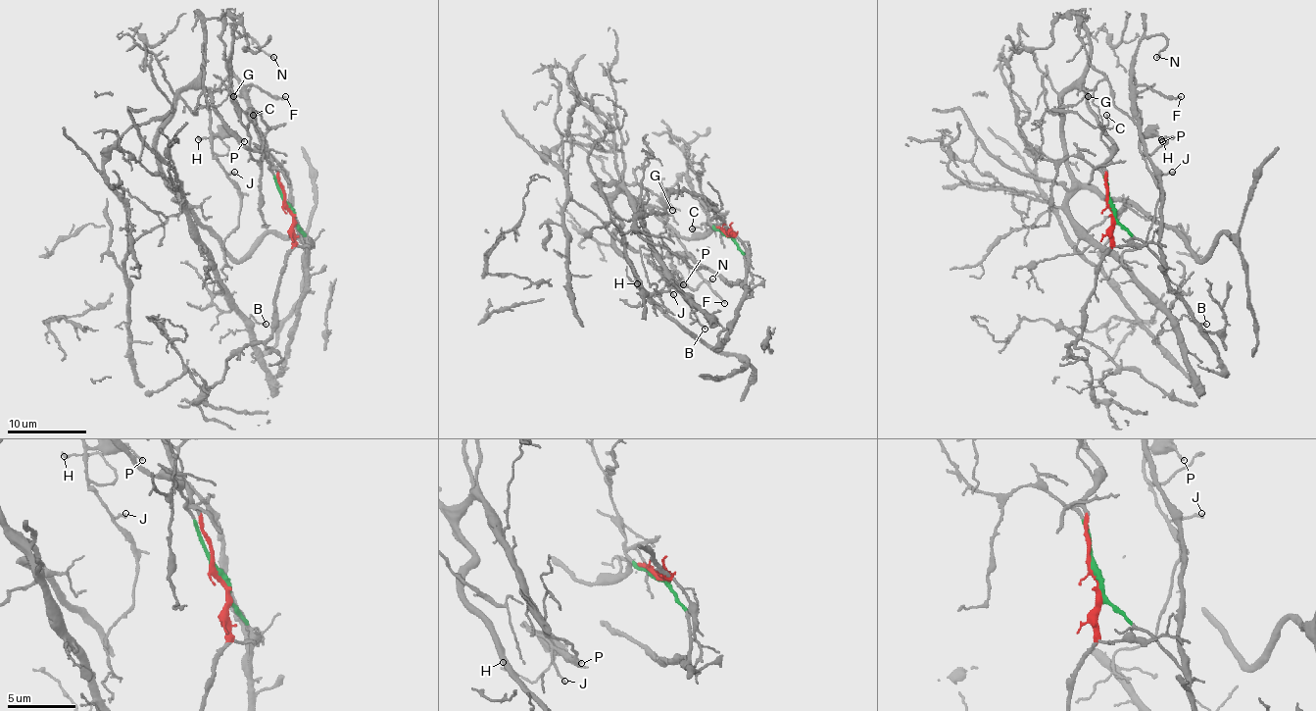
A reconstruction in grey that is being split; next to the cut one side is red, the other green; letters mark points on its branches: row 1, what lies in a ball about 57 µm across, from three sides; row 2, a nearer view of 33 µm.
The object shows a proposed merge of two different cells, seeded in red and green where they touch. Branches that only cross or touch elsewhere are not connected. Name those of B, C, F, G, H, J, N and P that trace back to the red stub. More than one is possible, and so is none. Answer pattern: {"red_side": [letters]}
{"red_side": ["B", "C", "G"]}

